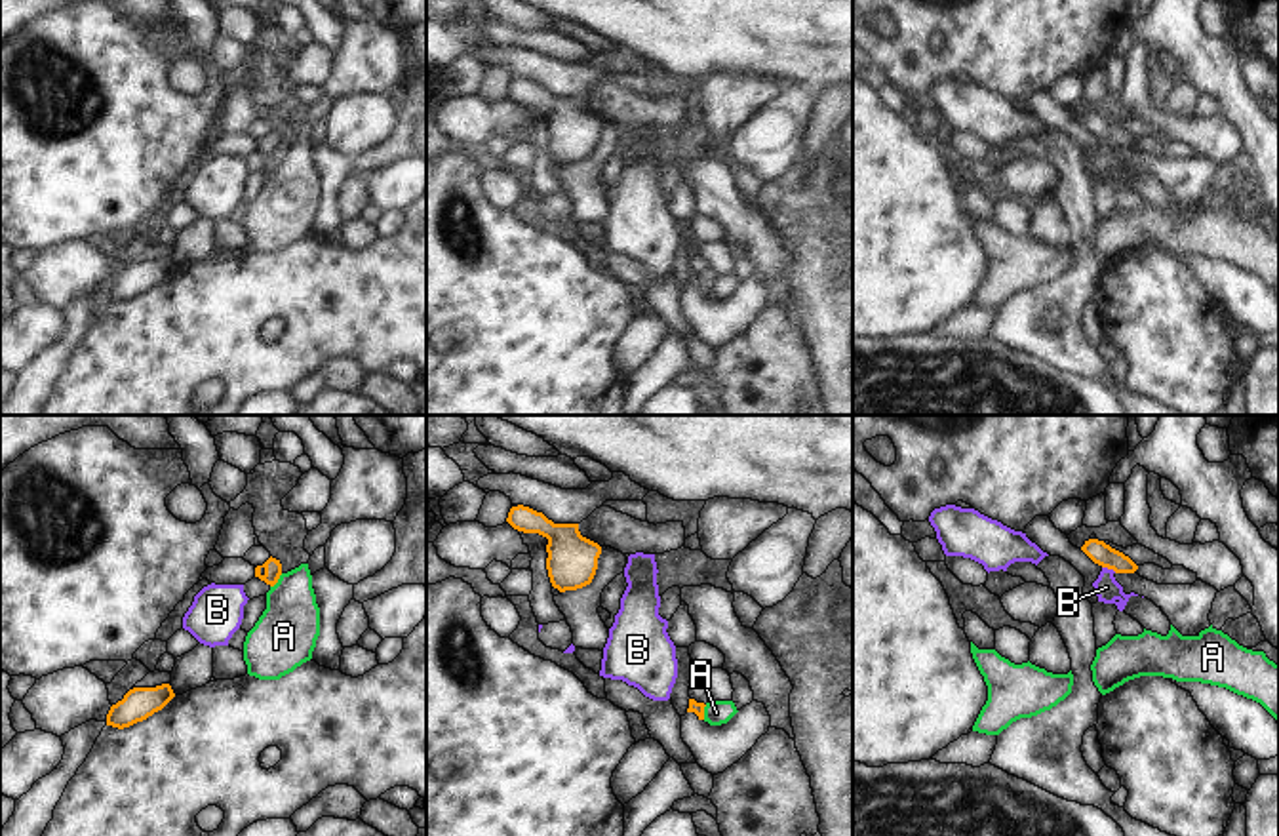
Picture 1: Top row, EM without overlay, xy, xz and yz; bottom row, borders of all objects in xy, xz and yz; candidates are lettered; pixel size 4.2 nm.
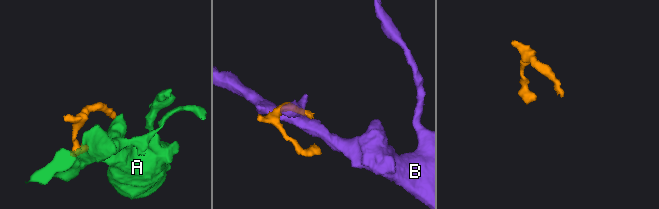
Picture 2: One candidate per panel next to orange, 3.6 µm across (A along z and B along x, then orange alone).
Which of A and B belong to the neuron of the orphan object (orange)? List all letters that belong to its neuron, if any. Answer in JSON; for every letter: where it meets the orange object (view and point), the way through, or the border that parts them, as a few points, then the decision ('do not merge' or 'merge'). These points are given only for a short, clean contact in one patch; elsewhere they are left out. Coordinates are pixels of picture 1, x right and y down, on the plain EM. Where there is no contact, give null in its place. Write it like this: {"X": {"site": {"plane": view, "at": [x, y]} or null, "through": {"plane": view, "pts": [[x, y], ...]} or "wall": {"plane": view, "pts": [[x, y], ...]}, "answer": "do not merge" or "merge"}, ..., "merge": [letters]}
{"A": {"site": {"plane": "xy", "at": [276, 155]}, "wall": {"plane": "xy", "pts": [[282, 147], [271, 160]]}, "answer": "do not merge"}, "B": {"site": {"plane": "yz", "at": [1110, 141]}, "wall": {"plane": "yz", "pts": [[1102, 139], [1116, 145]]}, "answer": "do not merge"}, "merge": []}

